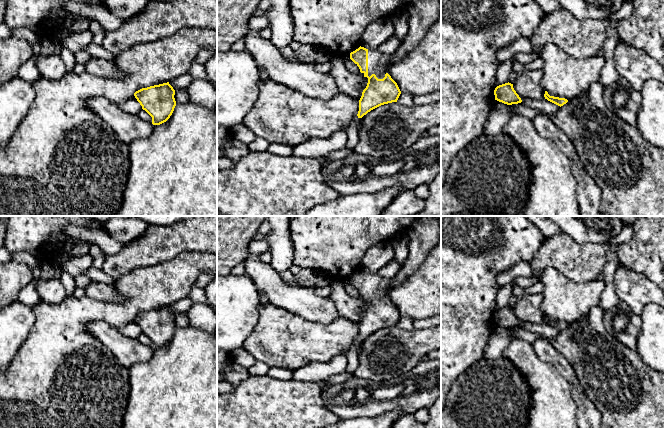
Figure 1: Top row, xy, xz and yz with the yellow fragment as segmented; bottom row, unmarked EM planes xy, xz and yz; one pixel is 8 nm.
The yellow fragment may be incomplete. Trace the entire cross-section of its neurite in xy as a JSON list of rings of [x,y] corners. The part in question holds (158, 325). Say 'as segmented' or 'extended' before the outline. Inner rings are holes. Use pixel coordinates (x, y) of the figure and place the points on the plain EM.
as segmented; [[[167,307],[142,312],[134,317],[135,322],[152,341],[153,349],[166,346],[176,330],[175,314]]]

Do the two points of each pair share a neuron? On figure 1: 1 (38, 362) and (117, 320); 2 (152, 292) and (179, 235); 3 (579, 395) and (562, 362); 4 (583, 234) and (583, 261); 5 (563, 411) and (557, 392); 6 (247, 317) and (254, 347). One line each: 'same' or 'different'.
1: same
2: different
3: same
4: different
5: same
6: different

